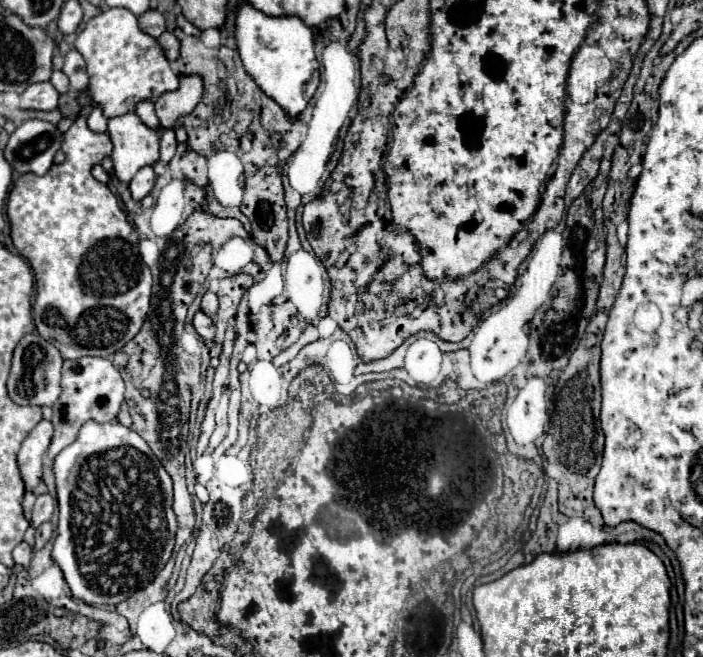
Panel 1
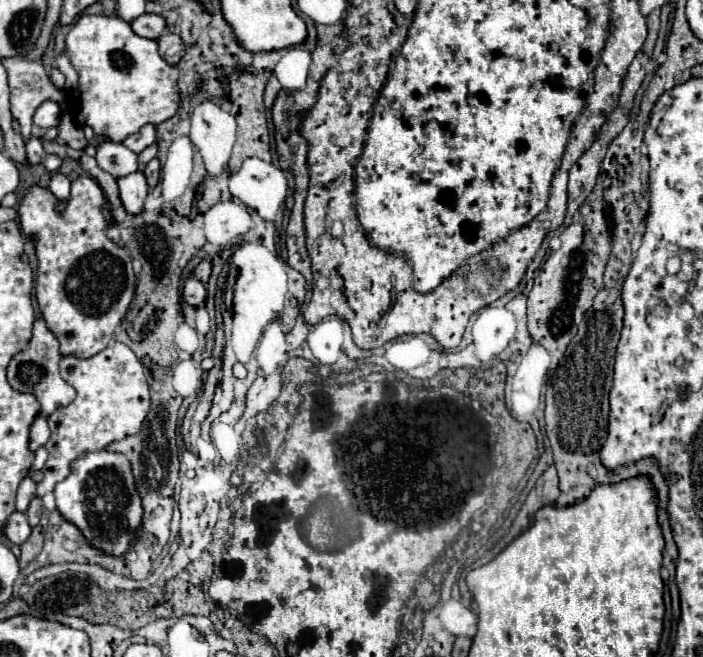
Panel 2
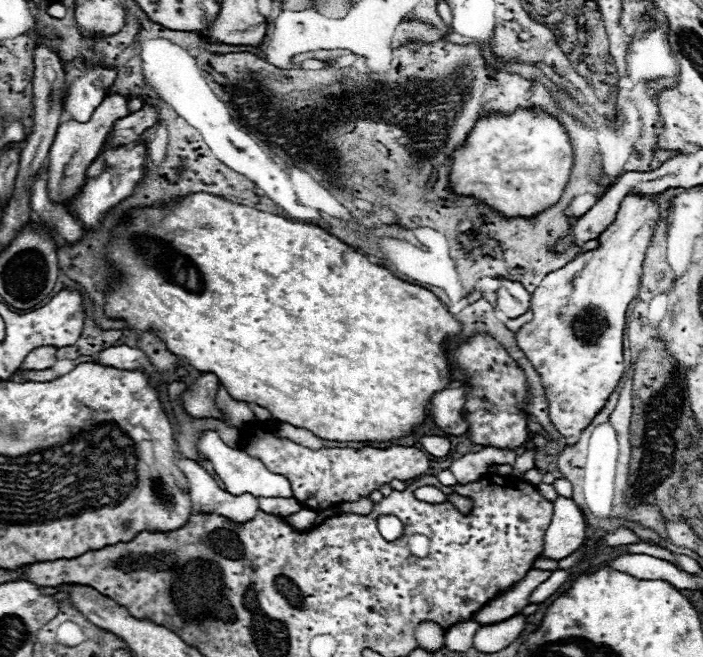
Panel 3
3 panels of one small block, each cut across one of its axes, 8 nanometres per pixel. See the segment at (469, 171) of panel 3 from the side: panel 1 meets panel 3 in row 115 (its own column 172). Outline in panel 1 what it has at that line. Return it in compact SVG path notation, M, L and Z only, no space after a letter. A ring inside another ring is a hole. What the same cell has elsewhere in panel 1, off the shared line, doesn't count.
M86 422L74 444L64 448L54 460L58 490L58 534L52 558L60 566L72 594L86 604L118 604L144 588L166 566L176 534L172 512L172 480L148 444L120 422Z

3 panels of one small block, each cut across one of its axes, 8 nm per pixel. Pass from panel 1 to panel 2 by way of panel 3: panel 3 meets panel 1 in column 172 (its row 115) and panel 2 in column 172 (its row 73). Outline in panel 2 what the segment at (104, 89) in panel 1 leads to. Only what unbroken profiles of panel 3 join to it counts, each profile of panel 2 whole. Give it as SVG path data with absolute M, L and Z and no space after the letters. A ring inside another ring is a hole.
M82 14L66 36L66 54L80 76L72 116L78 124L90 126L96 136L124 142L142 126L158 126L176 114L180 102L176 68L162 60L156 40L134 34L122 18Z

